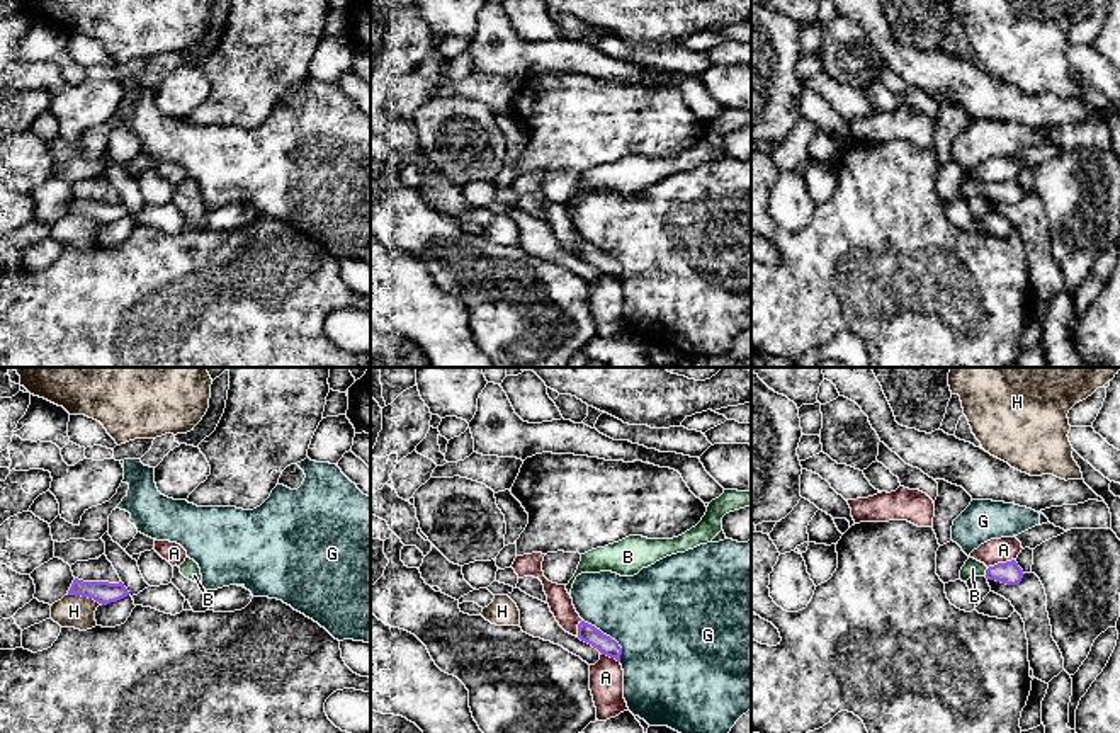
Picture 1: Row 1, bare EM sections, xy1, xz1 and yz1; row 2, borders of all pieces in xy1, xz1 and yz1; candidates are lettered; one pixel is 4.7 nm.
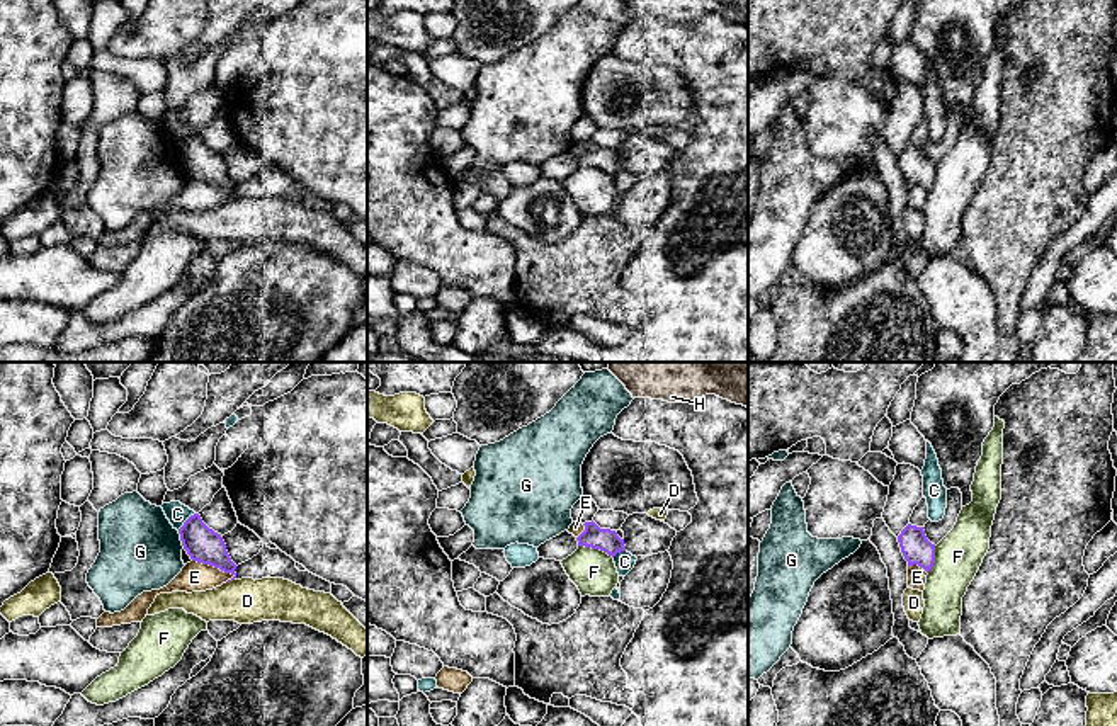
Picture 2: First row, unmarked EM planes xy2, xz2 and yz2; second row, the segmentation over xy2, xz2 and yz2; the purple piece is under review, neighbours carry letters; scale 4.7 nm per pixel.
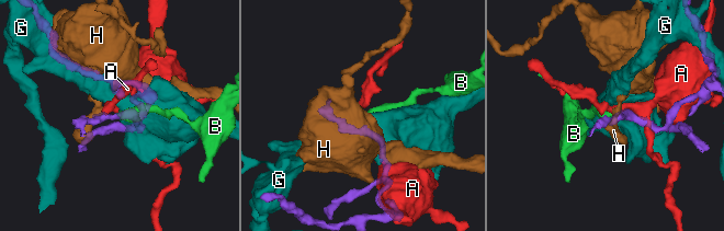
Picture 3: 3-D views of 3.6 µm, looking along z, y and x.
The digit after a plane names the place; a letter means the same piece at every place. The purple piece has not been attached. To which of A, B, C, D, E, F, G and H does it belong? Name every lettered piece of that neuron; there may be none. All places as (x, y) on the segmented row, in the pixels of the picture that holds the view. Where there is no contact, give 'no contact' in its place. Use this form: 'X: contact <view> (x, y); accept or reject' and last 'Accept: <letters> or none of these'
A: contact yz1 (1000, 563); reject
B: contact yz1 (986, 572); accept
C: contact xy2 (186, 521); reject
D: contact xy2 (232, 578); reject
E: contact xy2 (215, 567); reject
F: contact xz2 (595, 548); reject
G: contact xz1 (609, 636); reject
H: contact xy1 (84, 596); reject
Accept: B

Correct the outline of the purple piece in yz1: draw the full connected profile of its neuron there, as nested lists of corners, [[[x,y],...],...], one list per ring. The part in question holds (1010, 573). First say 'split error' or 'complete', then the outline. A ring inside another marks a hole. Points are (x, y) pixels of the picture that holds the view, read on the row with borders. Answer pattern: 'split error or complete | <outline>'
split error | [[[969,558],[960,570],[959,580],[967,582],[969,578],[974,577],[986,577],[987,580],[996,580],[1006,585],[1016,585],[1021,582],[1023,575],[1025,575],[1023,570],[1018,566],[1015,560],[998,563],[987,568],[984,563]]]

